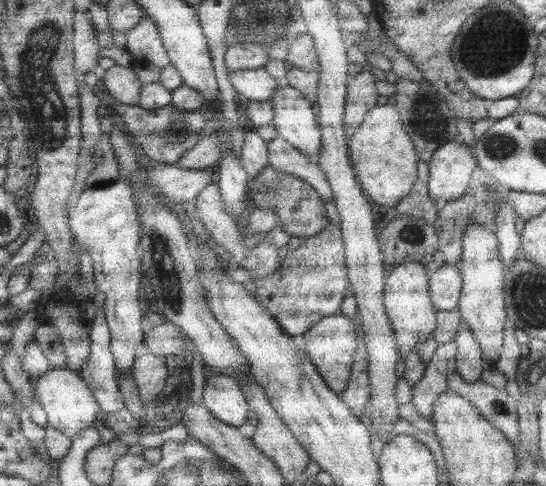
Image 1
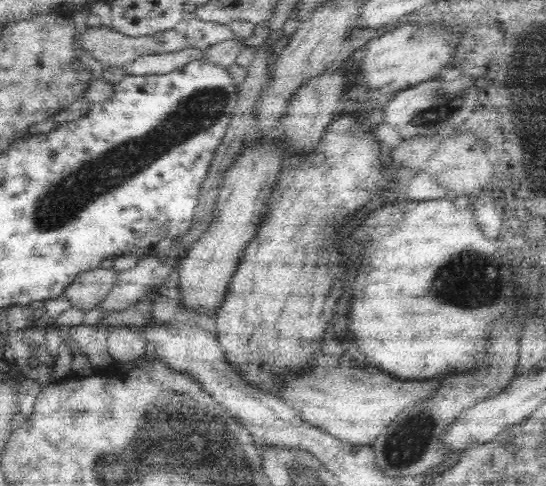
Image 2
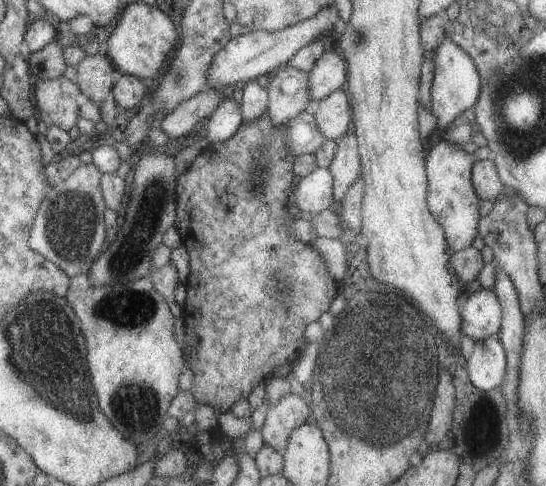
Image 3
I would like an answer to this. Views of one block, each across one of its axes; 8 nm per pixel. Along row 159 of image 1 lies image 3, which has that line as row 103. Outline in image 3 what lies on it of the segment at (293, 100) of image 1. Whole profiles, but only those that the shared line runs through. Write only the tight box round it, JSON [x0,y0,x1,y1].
[307,50,347,104]

